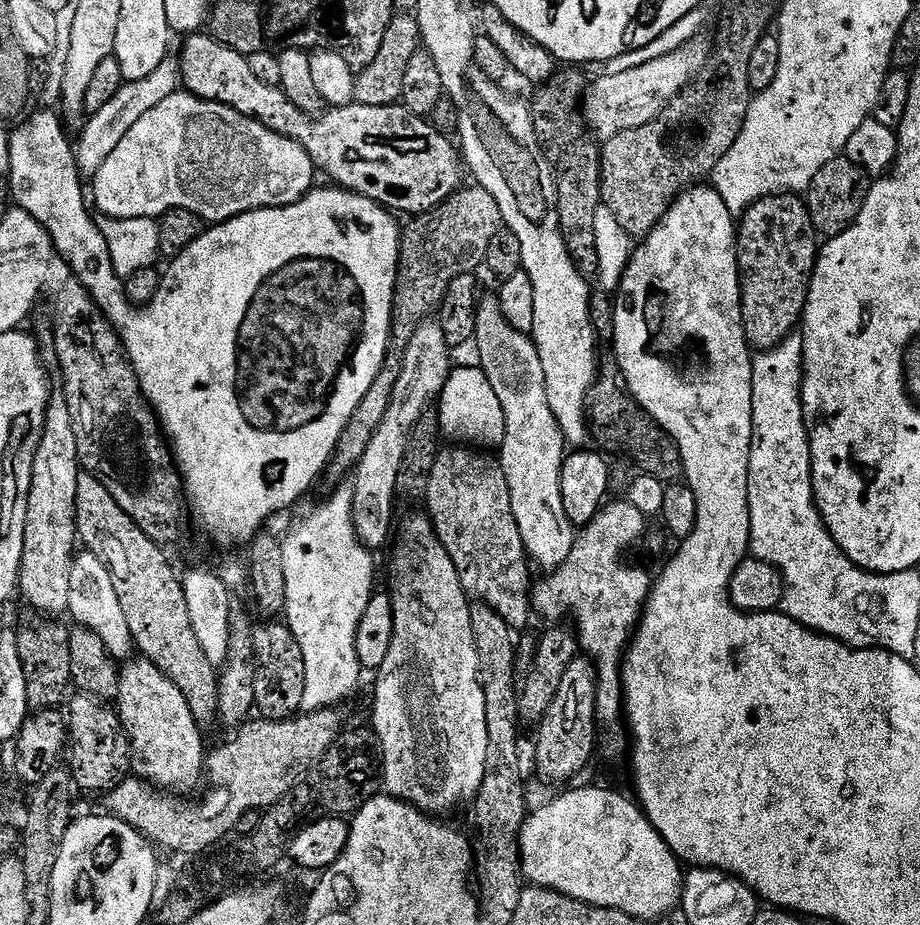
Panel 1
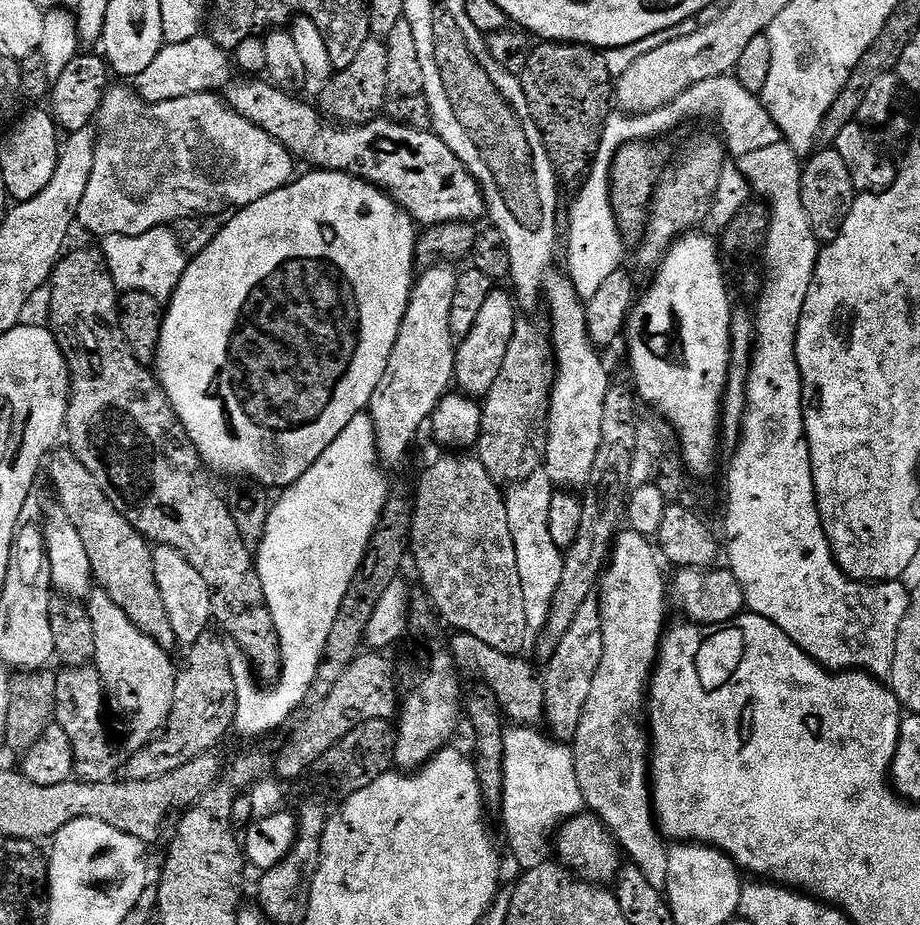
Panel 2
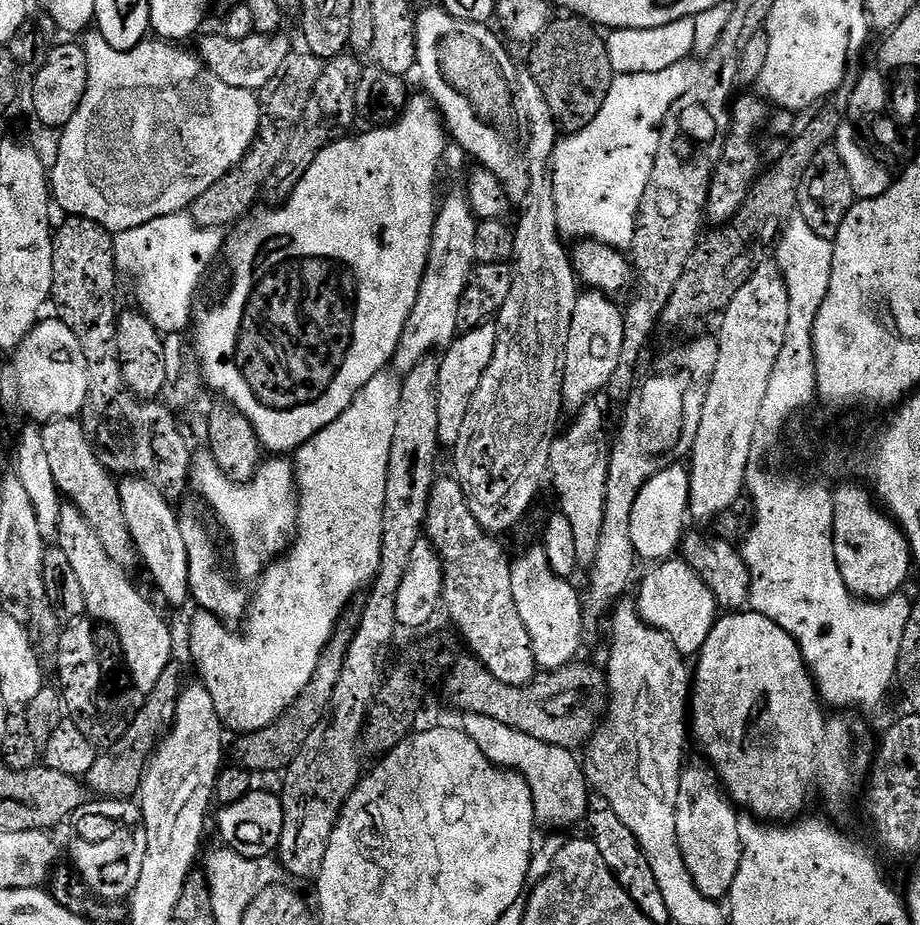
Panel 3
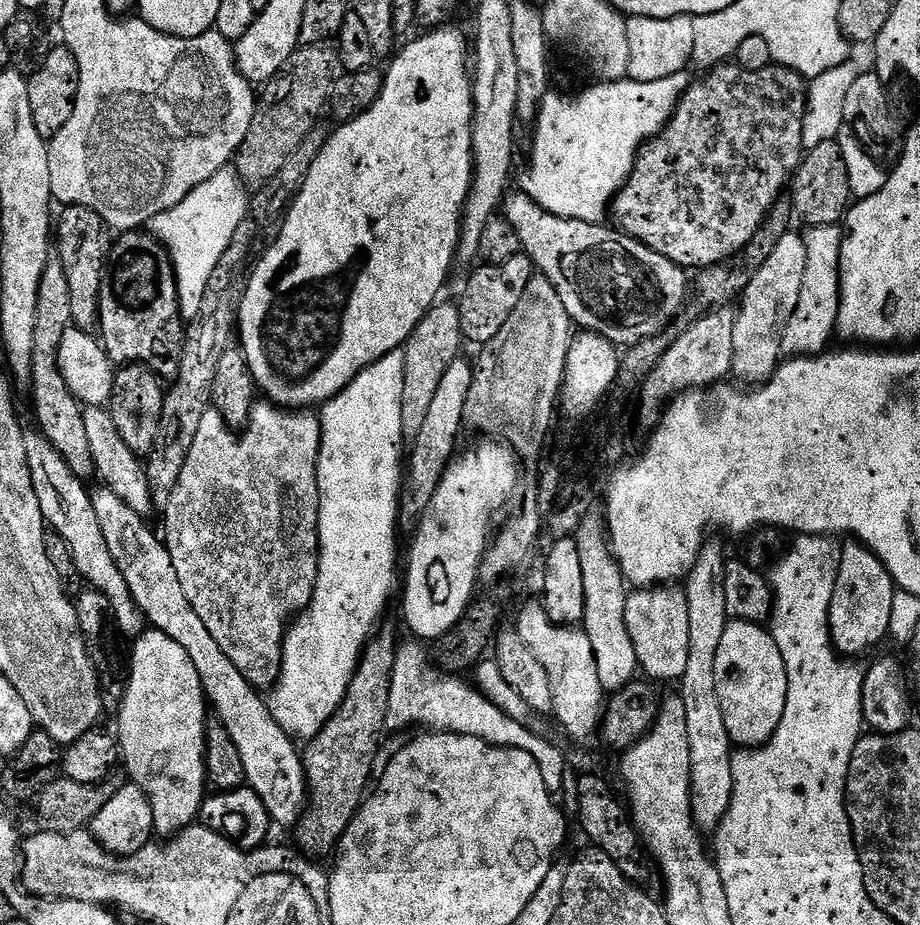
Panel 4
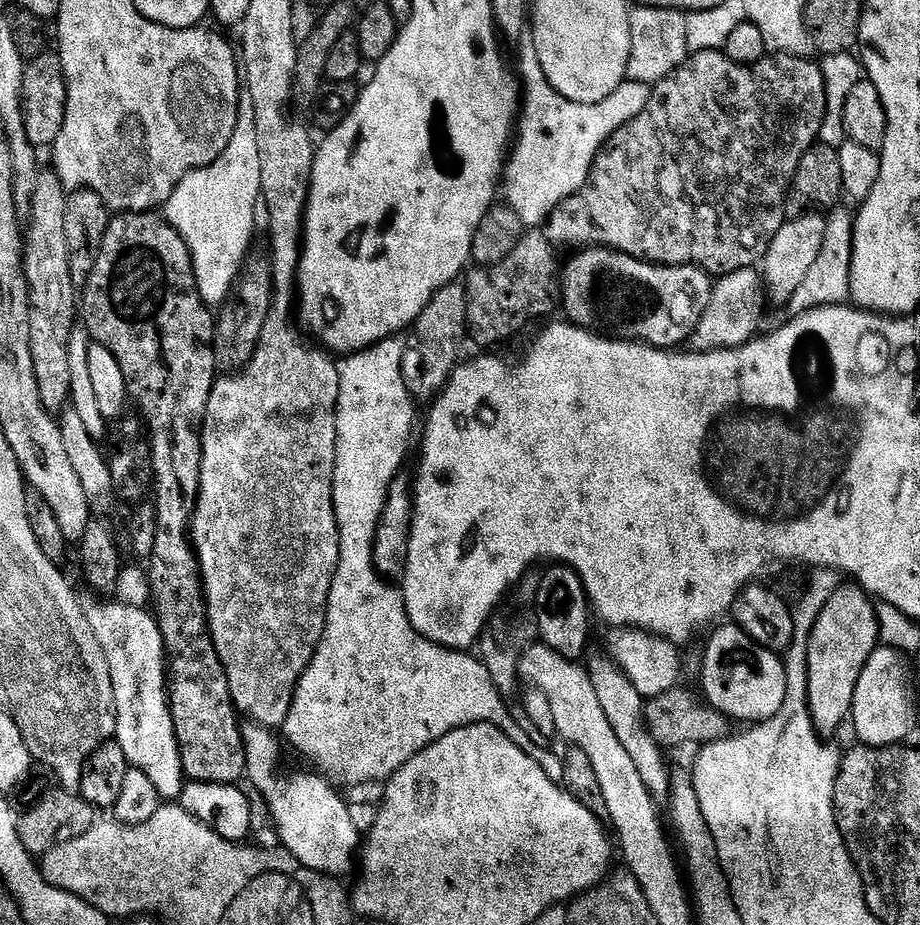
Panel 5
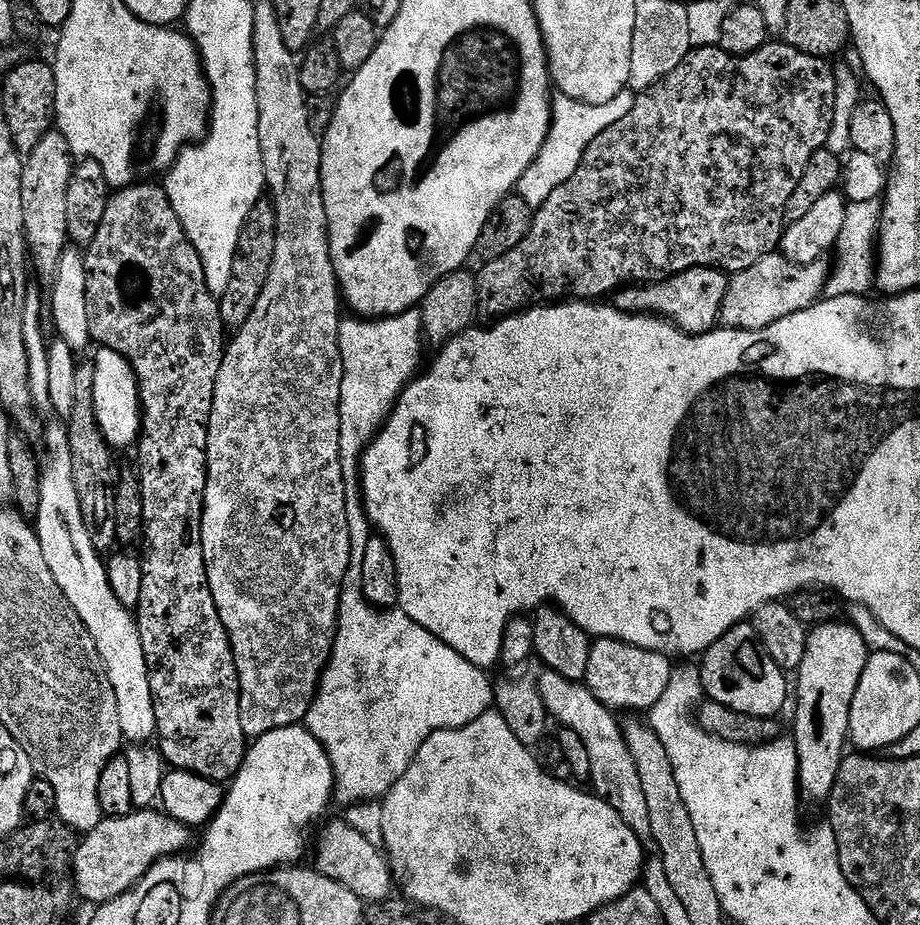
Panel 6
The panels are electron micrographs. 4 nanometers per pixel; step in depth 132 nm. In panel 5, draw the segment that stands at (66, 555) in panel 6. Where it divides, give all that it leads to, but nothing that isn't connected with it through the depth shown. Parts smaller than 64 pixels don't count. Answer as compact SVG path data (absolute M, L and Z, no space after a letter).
M96 602L88 604L86 611L88 621L110 662L110 682L114 682L114 702L116 703L116 735L114 739L120 743L126 754L129 765L146 774L150 782L154 782L154 790L158 790L161 801L179 801L186 783L178 738L174 730L172 708L168 705L168 665L164 651L164 639L160 633L160 625L151 611L143 612L132 604L108 604L112 602Z

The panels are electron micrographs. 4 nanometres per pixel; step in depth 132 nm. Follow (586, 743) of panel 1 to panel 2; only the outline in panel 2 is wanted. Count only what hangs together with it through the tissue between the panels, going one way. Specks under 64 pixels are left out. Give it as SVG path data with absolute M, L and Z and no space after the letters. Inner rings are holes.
M590 598L578 606L574 622L559 637L554 651L547 661L548 673L543 673L544 715L549 724L551 735L568 742L575 737L586 698L590 698L590 686L594 674L598 674L598 662L602 662L604 649L604 619L600 613L599 599ZM560 640L560 644L559 644Z

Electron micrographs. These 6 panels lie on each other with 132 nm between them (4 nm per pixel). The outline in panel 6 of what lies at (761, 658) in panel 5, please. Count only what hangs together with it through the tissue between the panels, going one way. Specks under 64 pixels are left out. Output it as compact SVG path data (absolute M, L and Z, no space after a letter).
M741 622L735 628L729 630L714 646L710 646L707 652L703 653L700 664L700 682L705 697L714 702L722 702L722 706L730 706L730 710L742 710L742 714L754 714L755 716L779 717L784 703L790 700L789 677L783 668L778 667L774 658L764 650L764 645L756 637L756 631L751 623Z

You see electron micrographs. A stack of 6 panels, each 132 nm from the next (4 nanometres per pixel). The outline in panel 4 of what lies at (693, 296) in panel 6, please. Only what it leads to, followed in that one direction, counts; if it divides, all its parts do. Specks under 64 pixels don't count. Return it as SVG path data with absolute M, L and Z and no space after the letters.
M521 190L509 191L504 197L502 217L516 232L523 255L532 260L533 269L558 290L558 298L562 298L562 306L573 325L602 335L617 348L632 347L664 331L681 310L684 299L690 296L690 276L685 269L615 227L607 228L607 223L591 224L555 216Z

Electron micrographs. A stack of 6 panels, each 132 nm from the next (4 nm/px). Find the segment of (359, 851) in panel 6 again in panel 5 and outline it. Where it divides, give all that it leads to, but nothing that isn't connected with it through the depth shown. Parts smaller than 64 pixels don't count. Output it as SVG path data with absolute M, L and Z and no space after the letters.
M248 722L243 725L242 731L248 767L246 780L264 795L268 803L268 812L280 839L279 847L298 858L298 862L310 870L323 876L344 878L352 868L352 859L355 856L357 859L362 844L362 833L354 830L354 821L350 819L349 801L343 800L340 797L343 795L319 774L308 771L287 776L280 772L281 741L273 729Z

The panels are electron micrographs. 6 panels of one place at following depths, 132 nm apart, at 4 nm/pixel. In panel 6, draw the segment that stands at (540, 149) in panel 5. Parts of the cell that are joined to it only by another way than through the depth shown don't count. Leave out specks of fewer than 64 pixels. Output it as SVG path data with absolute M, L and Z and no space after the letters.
M631 90L620 92L614 98L610 98L610 102L601 104L587 104L578 102L569 96L553 95L552 125L548 131L548 137L542 150L539 151L538 158L527 168L519 180L516 187L517 195L524 199L533 210L540 208L542 202L550 194L554 194L554 190L558 190L558 186L562 186L562 182L569 180L574 174L574 170L578 170L578 166L582 162L582 154L586 154L590 142L594 142L594 138L598 138L598 134L602 134L602 130L614 126L614 122L631 114L636 98L637 93Z

